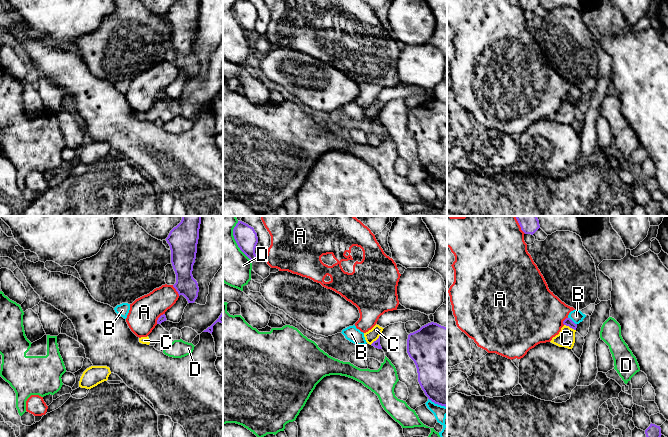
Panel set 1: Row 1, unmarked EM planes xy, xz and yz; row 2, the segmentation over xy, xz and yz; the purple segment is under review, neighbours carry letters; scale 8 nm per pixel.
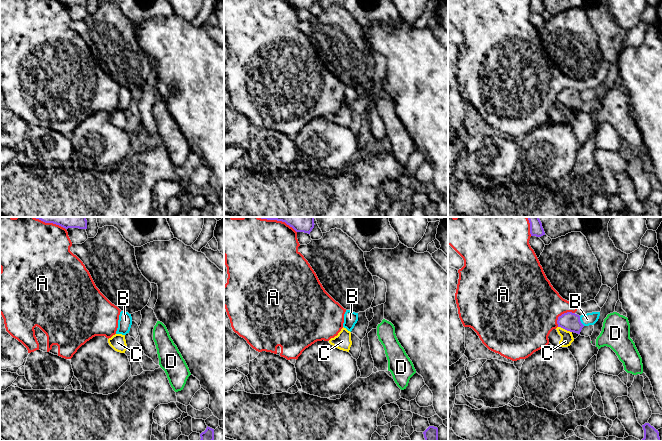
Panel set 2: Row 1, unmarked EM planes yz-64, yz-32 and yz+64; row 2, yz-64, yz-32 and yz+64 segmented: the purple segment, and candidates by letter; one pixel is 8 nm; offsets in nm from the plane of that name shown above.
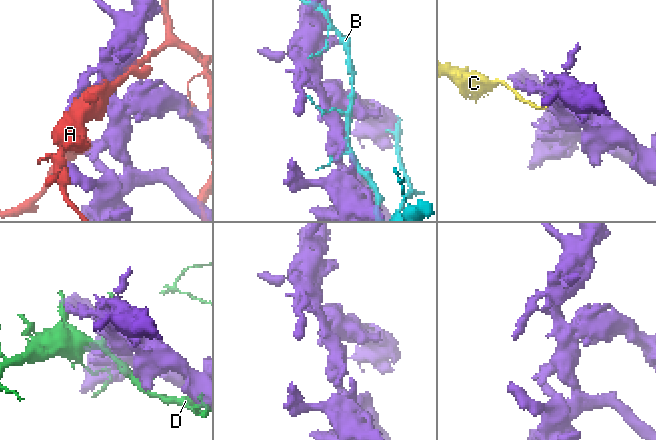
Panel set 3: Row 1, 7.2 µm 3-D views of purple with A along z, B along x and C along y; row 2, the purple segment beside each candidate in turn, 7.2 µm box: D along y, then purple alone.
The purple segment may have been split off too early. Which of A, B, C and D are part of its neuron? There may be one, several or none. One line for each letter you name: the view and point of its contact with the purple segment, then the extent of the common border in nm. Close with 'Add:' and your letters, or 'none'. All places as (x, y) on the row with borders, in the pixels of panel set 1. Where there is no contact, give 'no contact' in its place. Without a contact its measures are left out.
Add: none

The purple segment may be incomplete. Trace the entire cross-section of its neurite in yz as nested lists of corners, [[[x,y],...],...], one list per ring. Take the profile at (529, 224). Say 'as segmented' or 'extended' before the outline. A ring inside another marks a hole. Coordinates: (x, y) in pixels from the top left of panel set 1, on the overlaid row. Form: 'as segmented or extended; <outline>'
as segmented; [[[515,216],[521,230],[525,234],[531,234],[533,235],[539,228],[539,220],[537,216]]]

